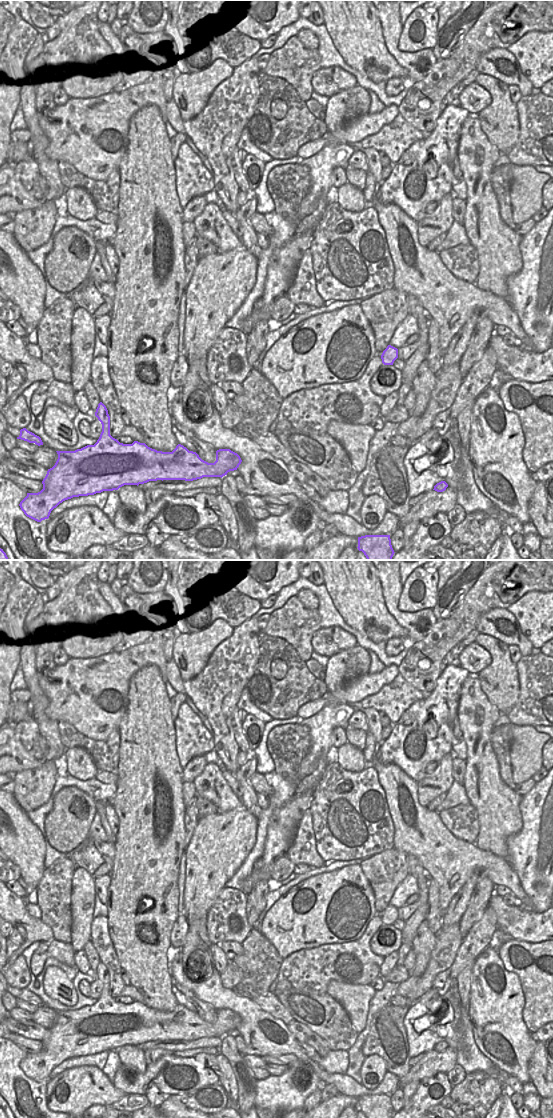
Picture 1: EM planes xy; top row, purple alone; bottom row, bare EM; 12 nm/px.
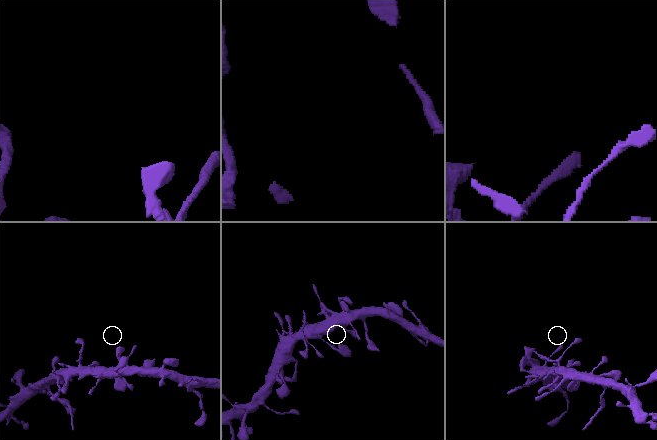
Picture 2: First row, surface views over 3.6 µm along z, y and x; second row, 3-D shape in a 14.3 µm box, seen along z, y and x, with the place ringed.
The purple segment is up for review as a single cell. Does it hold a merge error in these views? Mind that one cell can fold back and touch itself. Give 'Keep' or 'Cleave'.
Cleave

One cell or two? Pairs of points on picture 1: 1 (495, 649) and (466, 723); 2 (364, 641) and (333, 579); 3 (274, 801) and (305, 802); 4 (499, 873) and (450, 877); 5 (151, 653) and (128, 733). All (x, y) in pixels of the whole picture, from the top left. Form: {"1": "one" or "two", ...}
{"1": "two", "2": "two", "3": "two", "4": "one", "5": "two"}

